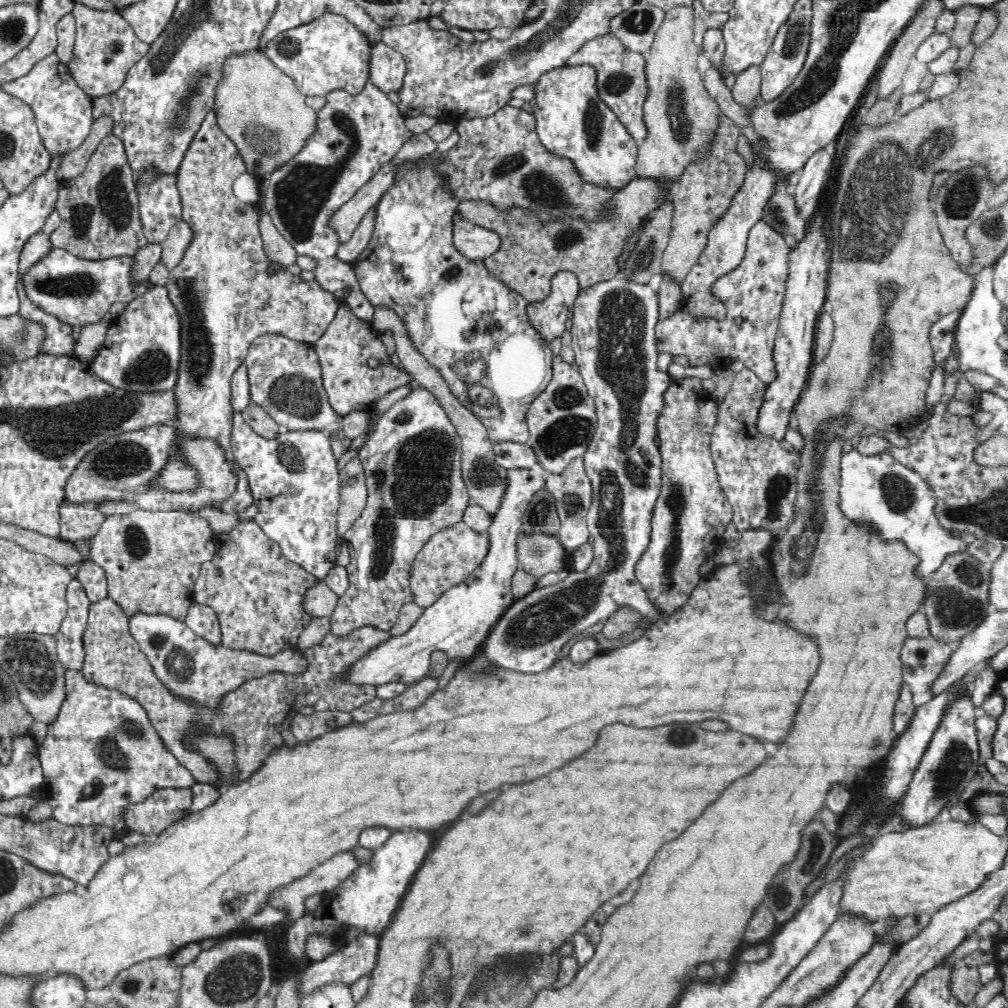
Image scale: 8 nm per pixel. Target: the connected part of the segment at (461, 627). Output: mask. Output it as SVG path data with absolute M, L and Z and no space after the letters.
M518 468L508 470L507 474L508 486L491 519L489 547L483 563L462 584L450 586L432 607L424 610L407 632L378 645L366 658L356 662L348 670L348 679L356 683L374 683L376 686L388 683L410 685L428 677L429 658L434 650L443 650L450 659L458 656L463 663L475 656L492 627L516 602L511 582L514 572L519 568L516 552L518 532L530 500L545 486L544 475L540 470Z

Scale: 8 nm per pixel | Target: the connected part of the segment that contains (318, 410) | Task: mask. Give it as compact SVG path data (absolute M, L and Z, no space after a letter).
M264 334L256 338L254 343L250 345L245 364L249 378L249 396L252 403L262 406L266 414L269 414L270 418L275 420L278 425L290 427L320 426L322 430L326 431L326 434L330 435L330 438L334 434L338 434L338 438L347 443L342 420L332 409L328 394L323 386L322 368L313 345L294 341L278 334Z

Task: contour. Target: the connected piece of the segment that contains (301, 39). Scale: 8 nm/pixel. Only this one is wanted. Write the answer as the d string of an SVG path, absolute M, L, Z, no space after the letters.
M326 13L312 22L299 23L268 39L264 53L280 70L293 78L298 90L306 96L322 96L342 87L357 93L369 78L370 39L346 17Z

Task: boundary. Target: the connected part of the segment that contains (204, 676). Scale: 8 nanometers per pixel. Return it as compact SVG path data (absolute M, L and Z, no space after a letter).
M143 610L133 612L128 621L129 628L136 642L139 644L140 650L146 655L148 661L152 665L154 674L170 687L174 693L184 695L184 697L193 697L196 701L210 705L213 707L219 698L226 692L235 690L240 683L246 682L247 679L255 678L263 675L268 671L288 671L290 673L299 673L304 667L302 653L295 650L282 651L271 657L265 657L247 650L232 650L221 644L214 645L207 640L200 638L190 627L182 622L181 619L176 619L170 614L161 613L146 613Z

